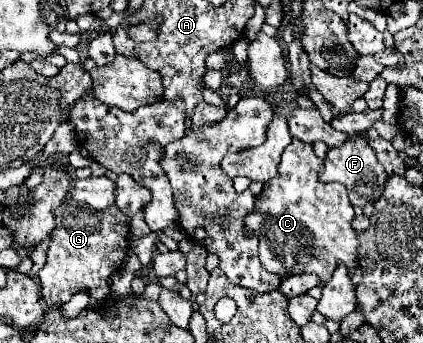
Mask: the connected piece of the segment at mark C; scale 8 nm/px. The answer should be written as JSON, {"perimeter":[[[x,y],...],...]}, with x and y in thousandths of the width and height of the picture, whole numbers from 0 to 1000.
{"perimeter":[[[690,408],[667,443],[657,513],[634,525],[605,571],[605,606],[582,630],[582,665],[610,694],[615,764],[643,799],[747,799],[766,834],[766,787],[818,770],[832,799],[846,770],[846,694],[832,665],[837,606],[809,536],[761,536],[752,507],[766,478],[738,443],[738,420]]]}

